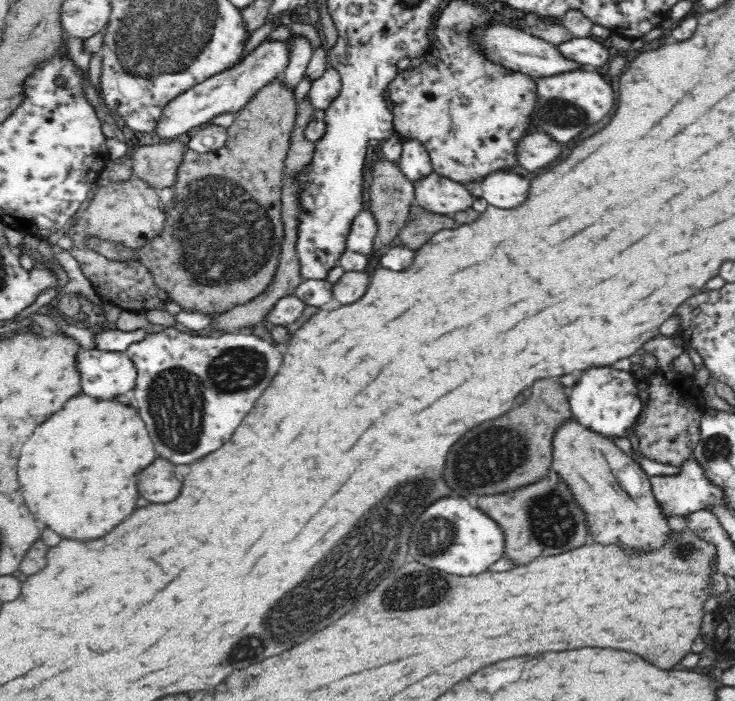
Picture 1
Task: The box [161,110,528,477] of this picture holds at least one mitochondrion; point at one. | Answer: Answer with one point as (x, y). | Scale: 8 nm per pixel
(220, 228)

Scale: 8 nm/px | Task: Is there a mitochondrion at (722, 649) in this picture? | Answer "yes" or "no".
no

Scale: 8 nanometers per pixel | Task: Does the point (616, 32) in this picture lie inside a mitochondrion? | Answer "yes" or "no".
no

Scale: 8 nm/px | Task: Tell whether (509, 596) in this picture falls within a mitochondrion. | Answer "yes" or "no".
no

